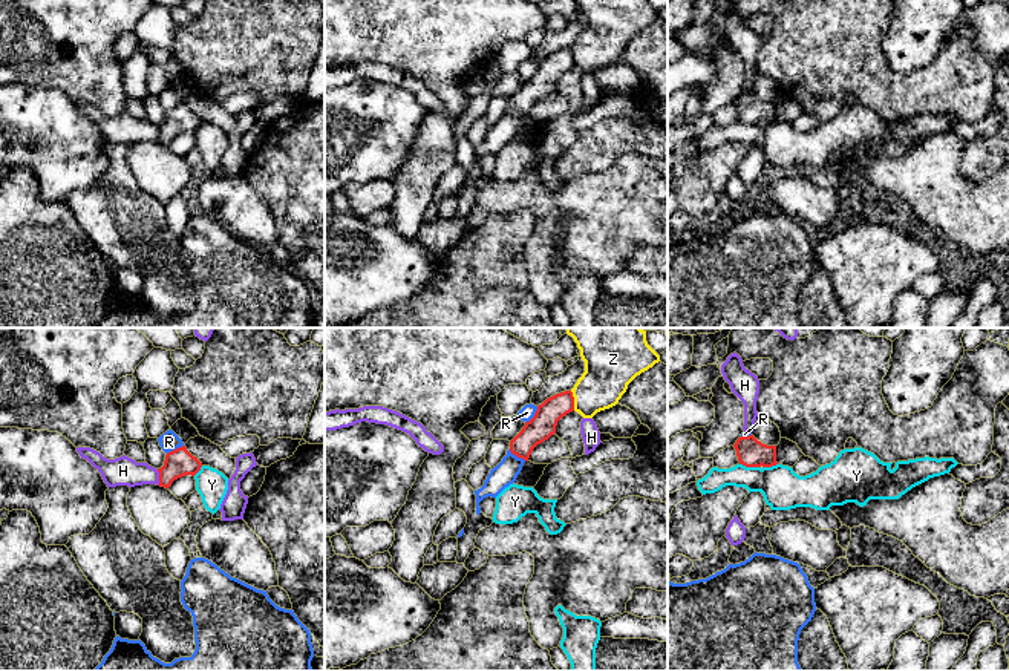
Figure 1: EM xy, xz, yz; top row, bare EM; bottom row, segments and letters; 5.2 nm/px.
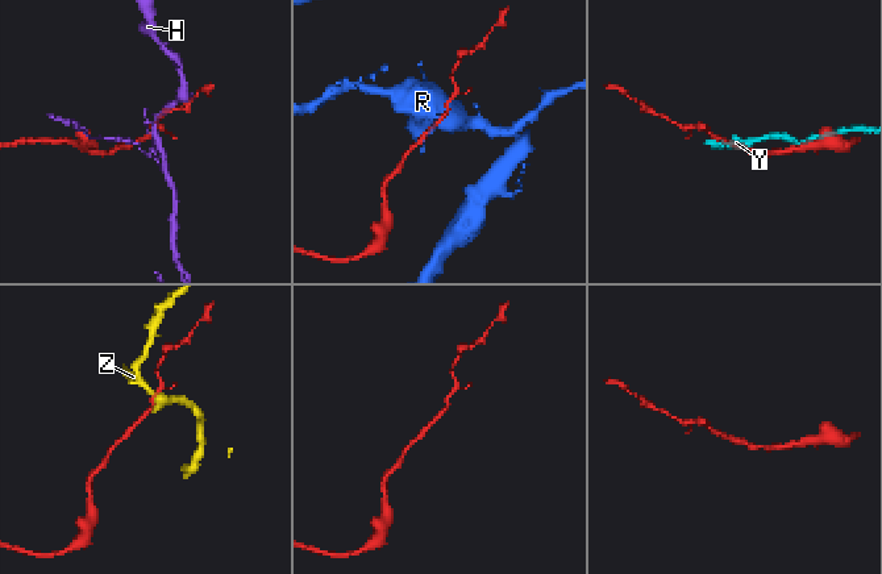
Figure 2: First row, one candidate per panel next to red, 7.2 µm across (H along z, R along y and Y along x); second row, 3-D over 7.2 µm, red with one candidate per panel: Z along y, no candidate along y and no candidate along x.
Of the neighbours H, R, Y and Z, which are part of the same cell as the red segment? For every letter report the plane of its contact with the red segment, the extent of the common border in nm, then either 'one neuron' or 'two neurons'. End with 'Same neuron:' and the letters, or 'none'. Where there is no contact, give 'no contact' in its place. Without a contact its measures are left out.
H: meets red in xy; contact 90 nm long; two neurons
R: meets red in xz; contact 120 nm long; two neurons
Y: meets red in yz; contact 110 nm long; two neurons
Z: meets red in xz; contact 110 nm long; two neurons
Same neuron: none

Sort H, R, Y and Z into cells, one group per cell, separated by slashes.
H / R / Y / Z

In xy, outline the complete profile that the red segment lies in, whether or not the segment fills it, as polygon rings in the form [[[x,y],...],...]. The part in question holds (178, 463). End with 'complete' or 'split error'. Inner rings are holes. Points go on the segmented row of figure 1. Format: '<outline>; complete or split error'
[[[185,446],[178,447],[165,455],[164,466],[158,469],[161,487],[168,489],[171,483],[181,476],[194,476],[202,467],[202,463],[193,457]]]; complete

